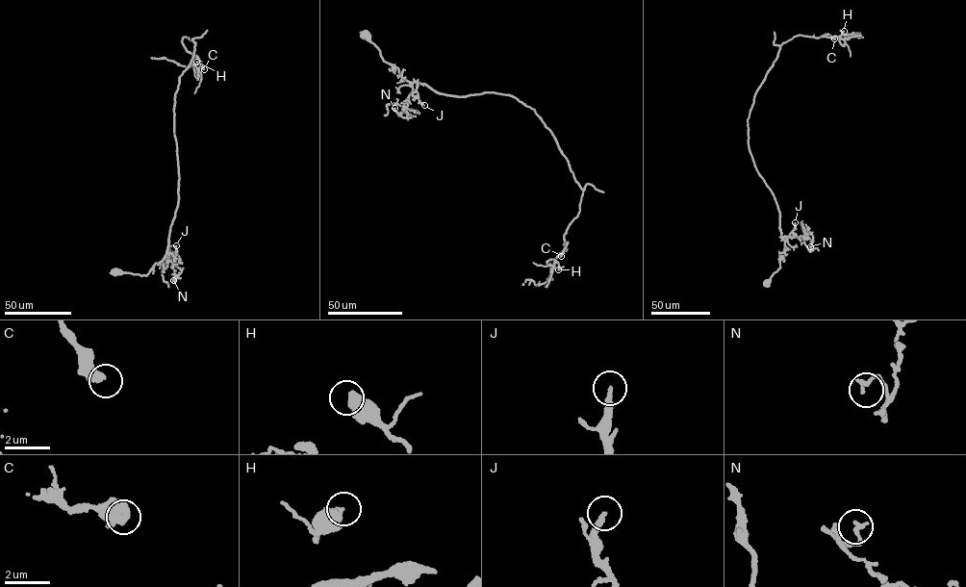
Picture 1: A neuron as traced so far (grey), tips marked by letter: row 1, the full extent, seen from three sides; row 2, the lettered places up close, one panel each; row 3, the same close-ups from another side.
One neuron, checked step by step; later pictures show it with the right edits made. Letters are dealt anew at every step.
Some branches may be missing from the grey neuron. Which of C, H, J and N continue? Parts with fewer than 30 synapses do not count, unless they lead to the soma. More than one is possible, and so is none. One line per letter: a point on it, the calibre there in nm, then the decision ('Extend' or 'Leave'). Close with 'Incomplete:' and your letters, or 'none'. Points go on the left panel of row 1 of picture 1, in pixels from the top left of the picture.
C: Place: (204, 69). Thickness 440 nm. Leave
H: Place: (196, 62). Thickness 440 nm. Leave
J: Place: (176, 245). Thickness 240 nm. Leave
N: Place: (173, 280). Thickness 160 nm. Leave
Incomplete: none

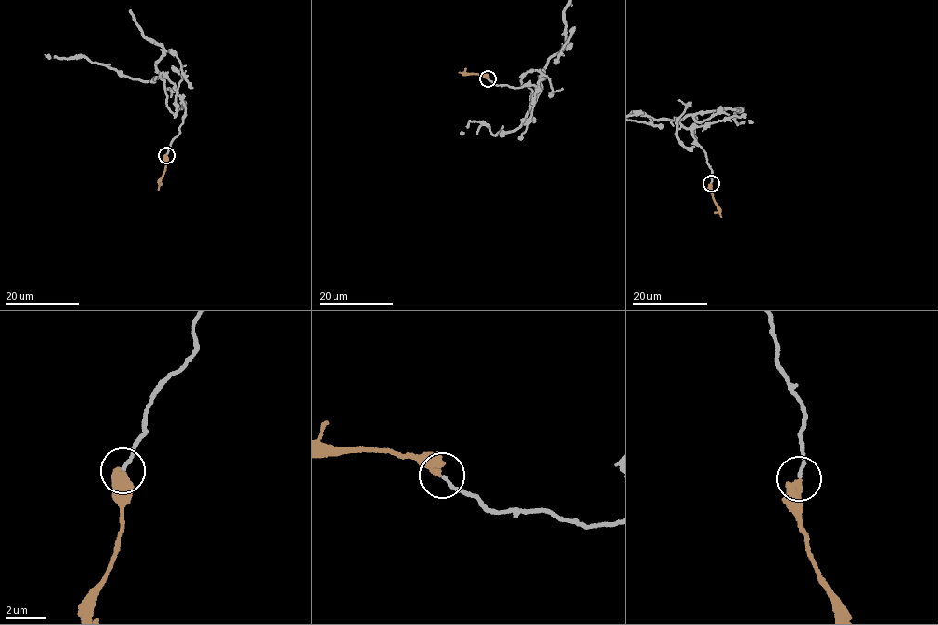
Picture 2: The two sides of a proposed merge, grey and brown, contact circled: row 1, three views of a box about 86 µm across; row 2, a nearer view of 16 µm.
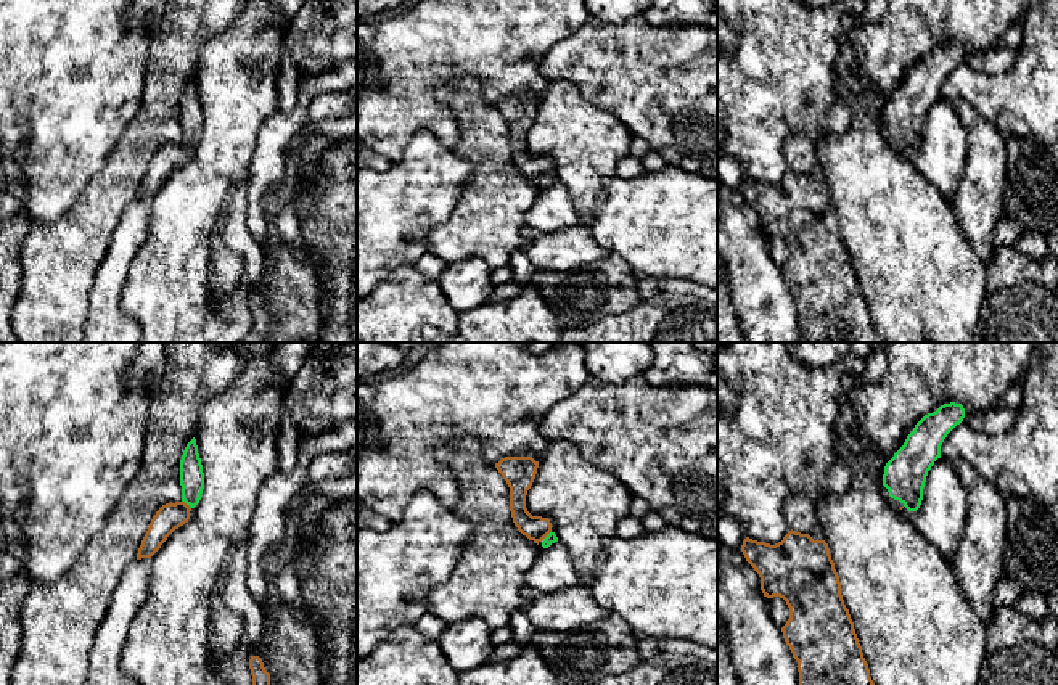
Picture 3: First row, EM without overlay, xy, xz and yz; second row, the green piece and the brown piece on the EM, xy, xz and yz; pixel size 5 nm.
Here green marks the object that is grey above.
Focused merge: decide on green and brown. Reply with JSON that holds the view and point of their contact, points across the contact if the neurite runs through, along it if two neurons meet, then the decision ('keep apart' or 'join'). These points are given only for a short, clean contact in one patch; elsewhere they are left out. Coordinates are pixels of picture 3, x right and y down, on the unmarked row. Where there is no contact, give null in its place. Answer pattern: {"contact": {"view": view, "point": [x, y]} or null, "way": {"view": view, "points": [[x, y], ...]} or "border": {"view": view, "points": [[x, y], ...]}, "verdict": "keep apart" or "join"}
{"contact": {"view": "xy", "point": [187, 143]}, "way": {"view": "xy", "points": [[192, 118], [192, 134], [187, 143], [176, 155], [169, 156]]}, "verdict": "join"}

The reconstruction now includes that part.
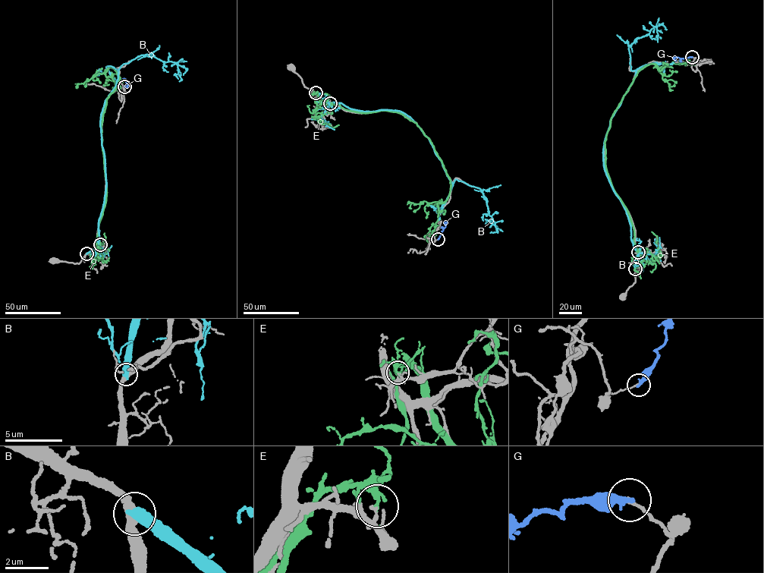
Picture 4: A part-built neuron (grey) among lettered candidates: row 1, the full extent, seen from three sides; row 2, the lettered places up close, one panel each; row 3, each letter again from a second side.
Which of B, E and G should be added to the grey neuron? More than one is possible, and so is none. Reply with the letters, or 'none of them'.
none of them

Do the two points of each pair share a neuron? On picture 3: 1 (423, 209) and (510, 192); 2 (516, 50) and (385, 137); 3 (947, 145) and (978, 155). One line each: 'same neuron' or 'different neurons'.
1: different neurons
2: same neuron
3: different neurons

